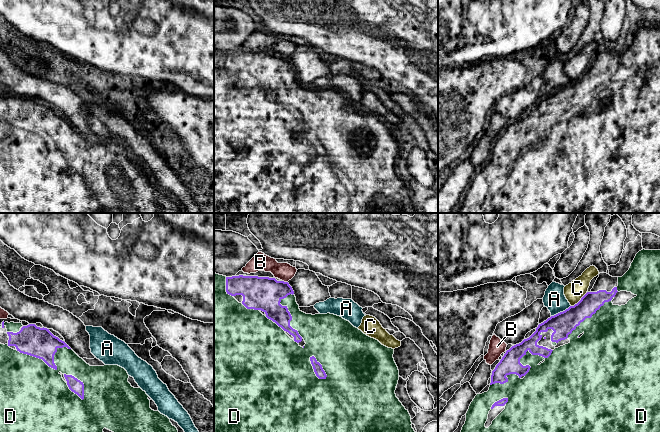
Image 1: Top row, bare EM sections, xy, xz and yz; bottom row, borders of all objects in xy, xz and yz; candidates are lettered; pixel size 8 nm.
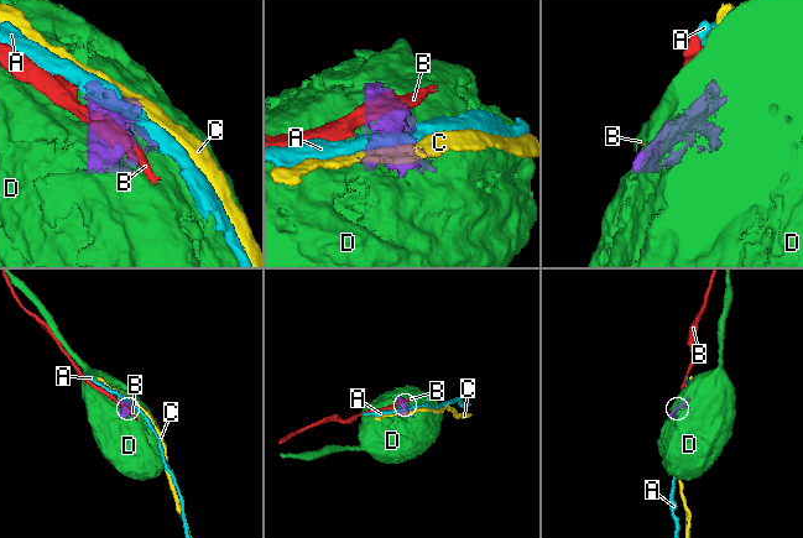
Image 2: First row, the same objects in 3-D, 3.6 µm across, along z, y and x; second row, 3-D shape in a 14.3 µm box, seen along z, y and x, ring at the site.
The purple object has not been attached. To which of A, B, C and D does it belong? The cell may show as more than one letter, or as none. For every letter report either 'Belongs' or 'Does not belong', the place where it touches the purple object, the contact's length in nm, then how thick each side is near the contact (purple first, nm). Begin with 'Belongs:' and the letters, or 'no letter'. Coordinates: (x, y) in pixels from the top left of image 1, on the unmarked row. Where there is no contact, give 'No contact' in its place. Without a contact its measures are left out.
Belongs: D
A: Does not belong. Touches purple at yz (560, 88). Shared border 180 nm. Thickness 190 nm (purple) against 180 nm
B: Does not belong. Touches purple at xz (285, 58). Shared border 50 nm. Thickness 280 nm (purple) against 140 nm
C: Does not belong. Touches purple at yz (580, 76). Shared border 180 nm. Thickness 190 nm (purple) against 160 nm
D: Belongs. Touches purple at xy (52, 143). Shared border 440 nm. Thickness 240 nm (purple) against 480 nm

